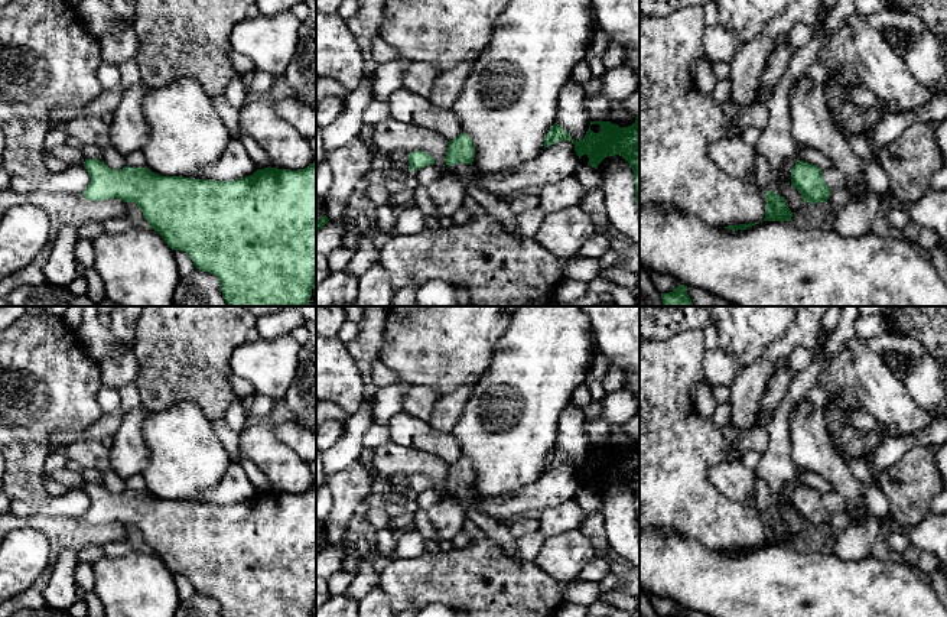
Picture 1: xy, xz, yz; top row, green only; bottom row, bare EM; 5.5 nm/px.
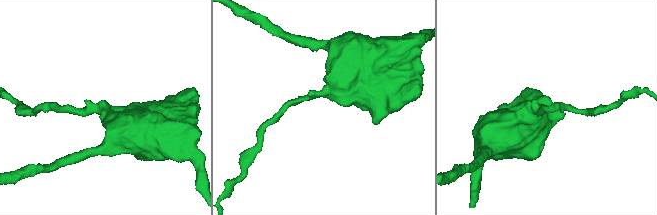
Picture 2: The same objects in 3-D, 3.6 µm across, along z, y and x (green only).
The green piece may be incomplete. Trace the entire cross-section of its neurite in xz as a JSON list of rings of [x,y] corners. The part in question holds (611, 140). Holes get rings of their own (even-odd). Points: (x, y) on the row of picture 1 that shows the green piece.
[[[640,117],[628,127],[619,127],[611,121],[590,121],[585,137],[573,140],[567,131],[554,123],[544,137],[544,149],[556,142],[567,140],[575,144],[579,159],[586,155],[588,165],[598,169],[598,165],[608,156],[619,155],[634,172],[635,199],[640,211]]]

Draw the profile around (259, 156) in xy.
[[[243,131],[238,140],[244,146],[248,158],[253,160],[257,169],[264,169],[271,166],[267,152],[247,133]]]

